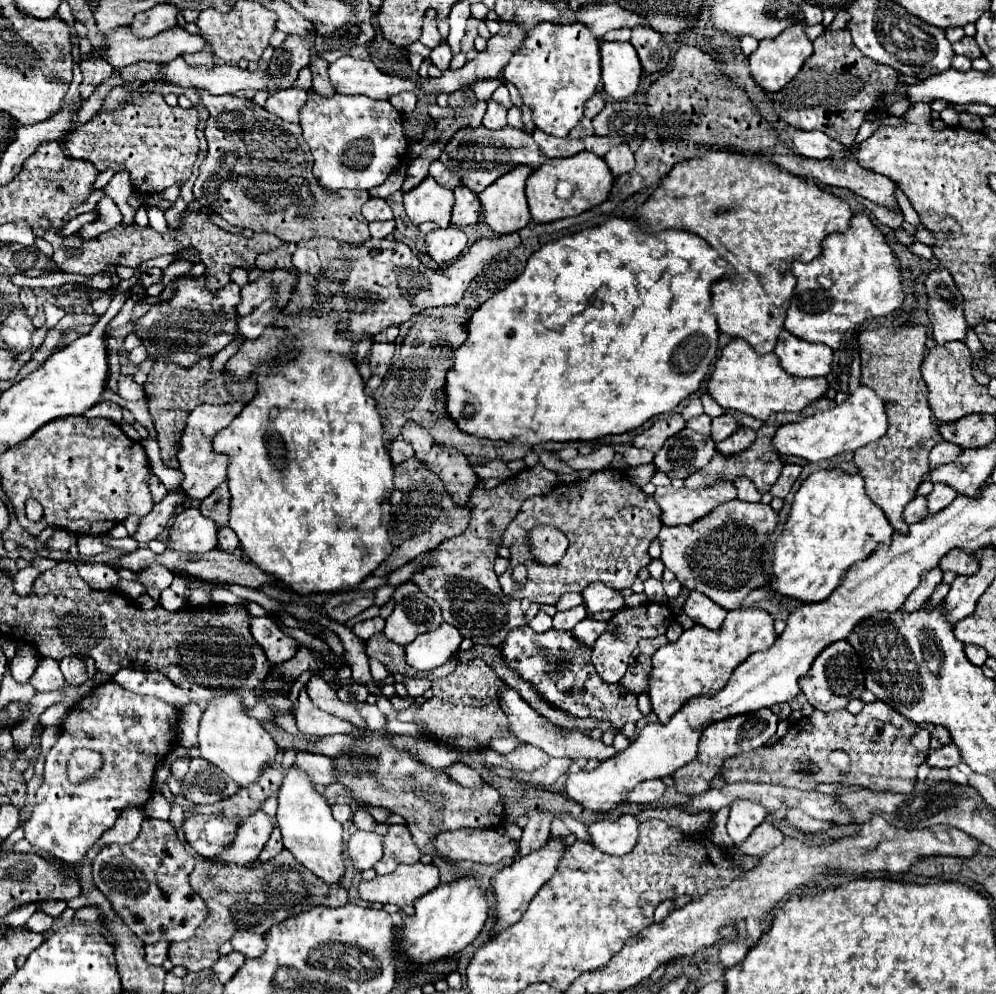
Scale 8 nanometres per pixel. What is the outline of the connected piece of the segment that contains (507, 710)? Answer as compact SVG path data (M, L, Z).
M502 688L498 692L498 702L500 702L500 708L504 710L504 714L508 716L508 722L510 722L510 730L516 734L516 738L520 742L526 742L526 744L532 744L532 746L538 746L542 748L546 754L554 756L554 758L594 758L594 760L608 760L612 758L614 754L618 754L618 750L614 746L606 746L602 740L594 740L590 736L586 736L584 732L580 730L568 730L568 732L560 732L556 726L550 726L546 724L546 720L512 688Z

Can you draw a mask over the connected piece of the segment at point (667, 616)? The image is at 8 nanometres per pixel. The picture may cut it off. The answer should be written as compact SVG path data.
M650 602L648 606L642 604L638 608L622 608L620 612L616 612L616 616L608 622L606 632L596 640L594 650L592 650L592 664L596 666L600 678L610 684L620 682L620 678L624 676L624 672L628 668L628 658L632 656L632 650L636 648L638 640L656 638L660 634L666 634L668 626L672 622L674 622L674 614L668 604Z

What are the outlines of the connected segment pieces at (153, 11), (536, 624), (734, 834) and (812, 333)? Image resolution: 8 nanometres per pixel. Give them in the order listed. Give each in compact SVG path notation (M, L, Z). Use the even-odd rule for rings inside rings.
M158 4L146 12L140 12L134 16L130 30L134 32L136 38L152 38L160 34L162 30L174 28L176 22L176 12L178 8L172 4Z
M540 610L540 612L532 618L532 622L528 622L528 626L530 626L534 632L546 632L546 630L552 628L552 618Z
M736 800L730 804L730 818L728 818L728 834L734 844L744 842L750 832L762 824L766 818L766 810L760 804L748 800Z
M866 214L854 216L846 232L830 234L824 240L824 252L820 258L808 264L792 262L792 274L798 282L784 320L784 328L796 338L822 342L834 350L840 348L846 330L898 310L904 300L898 260L886 244L882 232L870 222ZM820 274L832 280L832 288L824 290L816 284Z

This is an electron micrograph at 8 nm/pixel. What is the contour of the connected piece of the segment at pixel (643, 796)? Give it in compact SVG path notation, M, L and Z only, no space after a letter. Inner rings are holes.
M648 780L648 782L642 782L640 786L636 786L636 790L632 790L628 794L628 802L650 804L650 802L662 798L664 790L666 790L666 784L662 780Z

